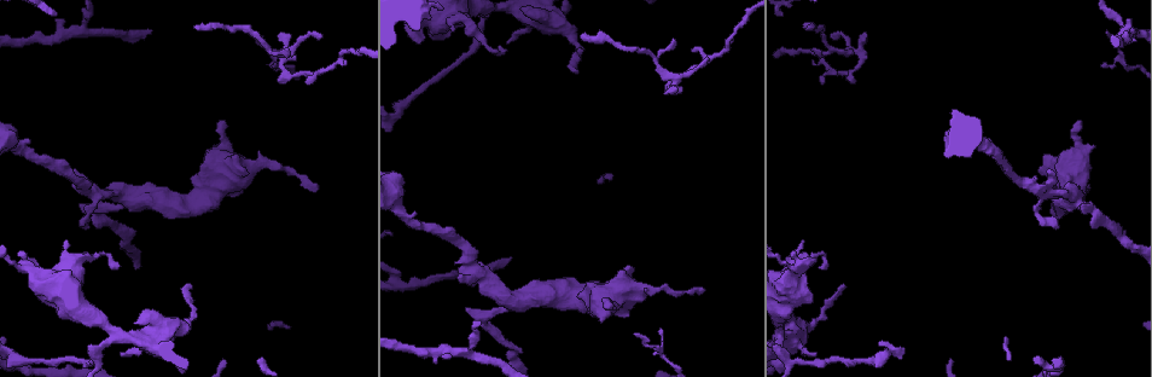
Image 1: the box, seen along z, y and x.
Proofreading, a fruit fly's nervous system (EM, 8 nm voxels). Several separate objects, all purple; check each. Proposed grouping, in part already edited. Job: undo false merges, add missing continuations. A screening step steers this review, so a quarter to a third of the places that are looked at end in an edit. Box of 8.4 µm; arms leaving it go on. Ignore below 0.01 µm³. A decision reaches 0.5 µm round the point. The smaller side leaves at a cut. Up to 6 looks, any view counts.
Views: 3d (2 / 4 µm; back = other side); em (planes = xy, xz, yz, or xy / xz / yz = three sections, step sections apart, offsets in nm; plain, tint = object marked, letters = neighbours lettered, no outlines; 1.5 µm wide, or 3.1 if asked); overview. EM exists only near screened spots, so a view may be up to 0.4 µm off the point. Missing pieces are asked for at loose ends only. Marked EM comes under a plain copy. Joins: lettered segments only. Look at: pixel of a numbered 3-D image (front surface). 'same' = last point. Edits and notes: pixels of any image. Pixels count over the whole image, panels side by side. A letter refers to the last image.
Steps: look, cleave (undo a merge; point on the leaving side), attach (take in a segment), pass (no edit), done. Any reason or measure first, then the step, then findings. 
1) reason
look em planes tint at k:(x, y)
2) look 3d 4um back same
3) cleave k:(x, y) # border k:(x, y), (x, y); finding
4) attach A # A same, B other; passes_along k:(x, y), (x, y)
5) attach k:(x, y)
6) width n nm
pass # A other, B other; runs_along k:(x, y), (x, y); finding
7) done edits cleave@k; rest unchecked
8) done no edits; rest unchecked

branch stops here
look 3d 4um at 1:(459, 276)

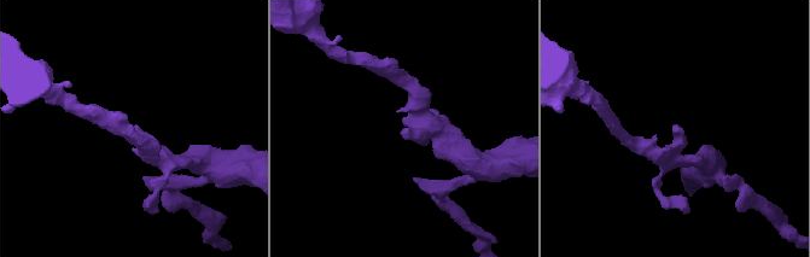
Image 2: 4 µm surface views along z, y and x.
look em planes letters at 2:(677, 125)

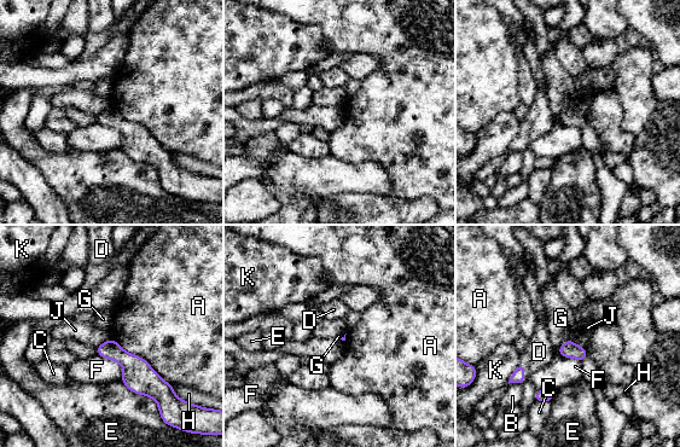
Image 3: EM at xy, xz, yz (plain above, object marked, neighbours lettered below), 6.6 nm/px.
attach D # A other, B other, C other, D same, E other, F other, G other, H other, J other, K other; passes_along 3:(517, 377), (523, 371), (539, 352); the neuron continues

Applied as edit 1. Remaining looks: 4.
sudden change in width
look 3d 4um at 1:(985, 142)

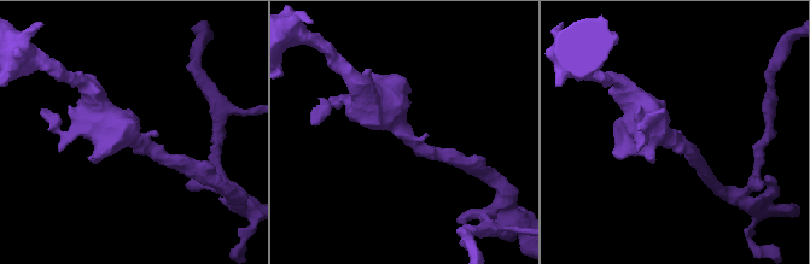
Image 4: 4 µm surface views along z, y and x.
arm_widths 220, 700 nm
look em planes letters at 4:(674, 137)

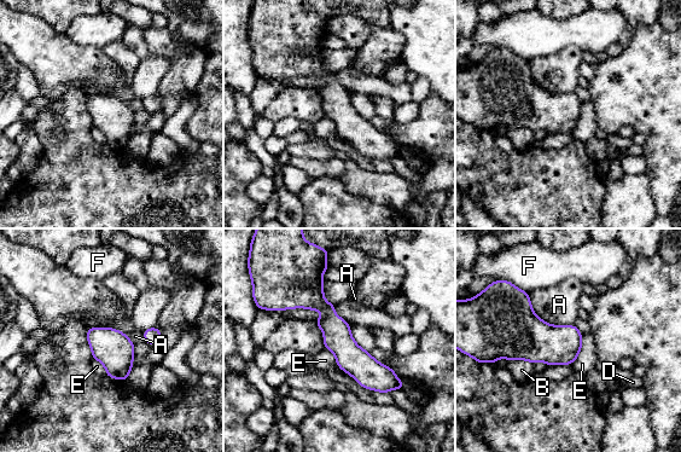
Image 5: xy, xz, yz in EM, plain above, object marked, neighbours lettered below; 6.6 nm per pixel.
width 200 nm
pass # A other, B other, D other, E other, F other; border 5:(527, 293), (543, 320), (574, 325); all the same neuron

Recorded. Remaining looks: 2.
done edits attach@3; rest unchecked

